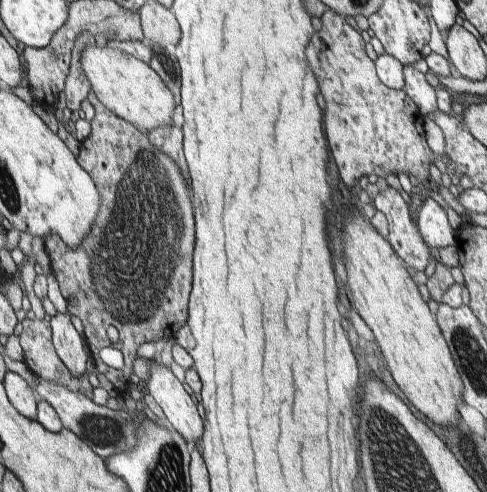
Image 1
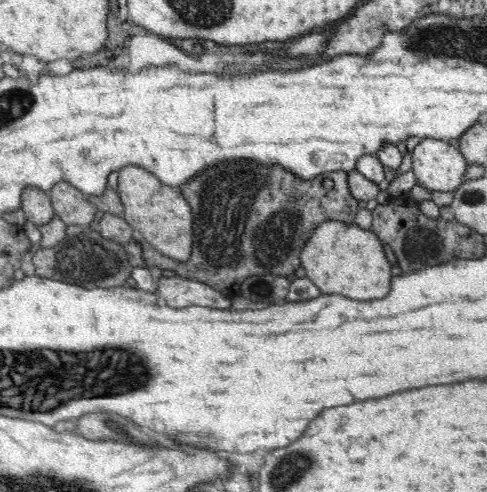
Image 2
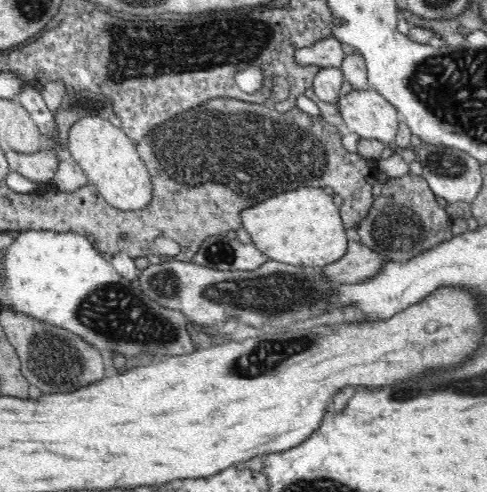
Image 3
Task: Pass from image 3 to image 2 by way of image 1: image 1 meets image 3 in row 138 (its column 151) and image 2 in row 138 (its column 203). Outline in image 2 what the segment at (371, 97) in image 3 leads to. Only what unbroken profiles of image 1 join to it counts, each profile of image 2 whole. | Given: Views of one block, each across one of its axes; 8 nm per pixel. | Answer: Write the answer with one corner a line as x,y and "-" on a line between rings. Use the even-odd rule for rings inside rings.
422,138
420,146
414,148
412,166
420,186
436,192
456,192
464,174
468,172
468,160
462,156
462,150
456,150
452,144

